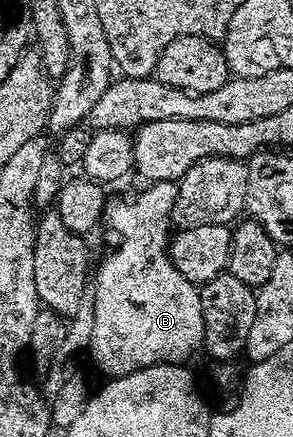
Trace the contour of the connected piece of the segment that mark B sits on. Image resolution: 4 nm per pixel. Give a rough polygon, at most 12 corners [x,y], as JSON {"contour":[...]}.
{"contour":[[175,182],[111,200],[89,356],[110,373],[204,345],[168,248]]}

